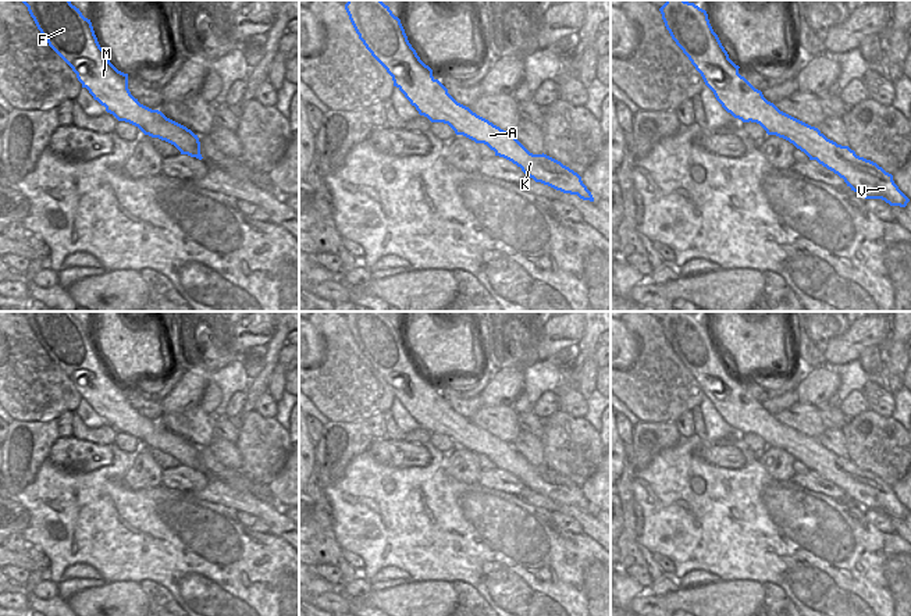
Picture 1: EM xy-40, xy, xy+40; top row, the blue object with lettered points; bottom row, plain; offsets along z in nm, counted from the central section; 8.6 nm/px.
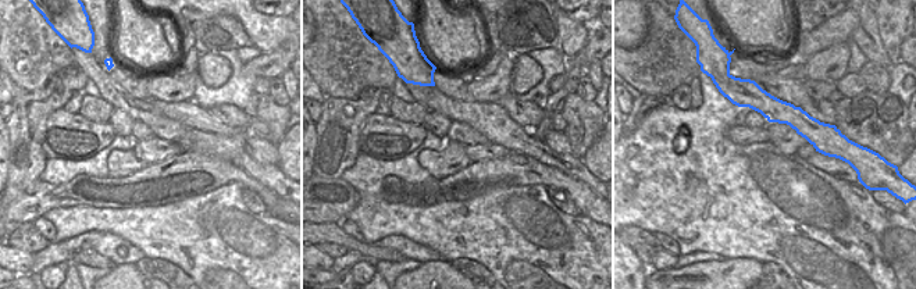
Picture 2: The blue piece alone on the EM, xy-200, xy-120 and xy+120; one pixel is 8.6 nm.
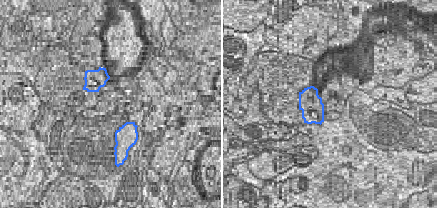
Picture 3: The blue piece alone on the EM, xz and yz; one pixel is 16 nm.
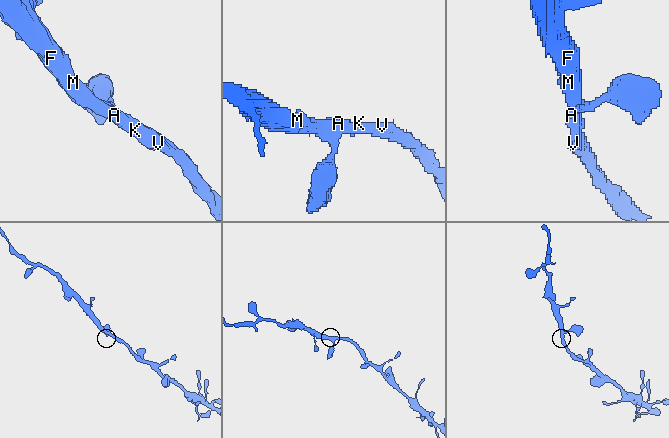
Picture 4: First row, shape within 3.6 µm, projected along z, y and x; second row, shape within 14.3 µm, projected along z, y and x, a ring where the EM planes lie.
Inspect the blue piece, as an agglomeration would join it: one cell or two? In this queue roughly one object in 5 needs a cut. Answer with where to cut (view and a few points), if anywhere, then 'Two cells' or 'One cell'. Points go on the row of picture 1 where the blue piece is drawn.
No split. One cell

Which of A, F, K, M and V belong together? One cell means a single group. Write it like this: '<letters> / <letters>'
A F K M V

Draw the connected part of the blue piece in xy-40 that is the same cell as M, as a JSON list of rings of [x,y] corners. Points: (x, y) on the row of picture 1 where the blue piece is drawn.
[[[22,0],[28,7],[38,29],[47,40],[49,46],[72,68],[82,88],[89,93],[106,111],[113,114],[118,121],[129,122],[138,127],[145,135],[159,138],[174,145],[181,154],[188,154],[202,160],[200,142],[186,127],[167,118],[161,111],[152,110],[138,102],[128,89],[128,74],[118,71],[100,47],[95,35],[90,19],[85,18],[79,8],[70,0]]]

